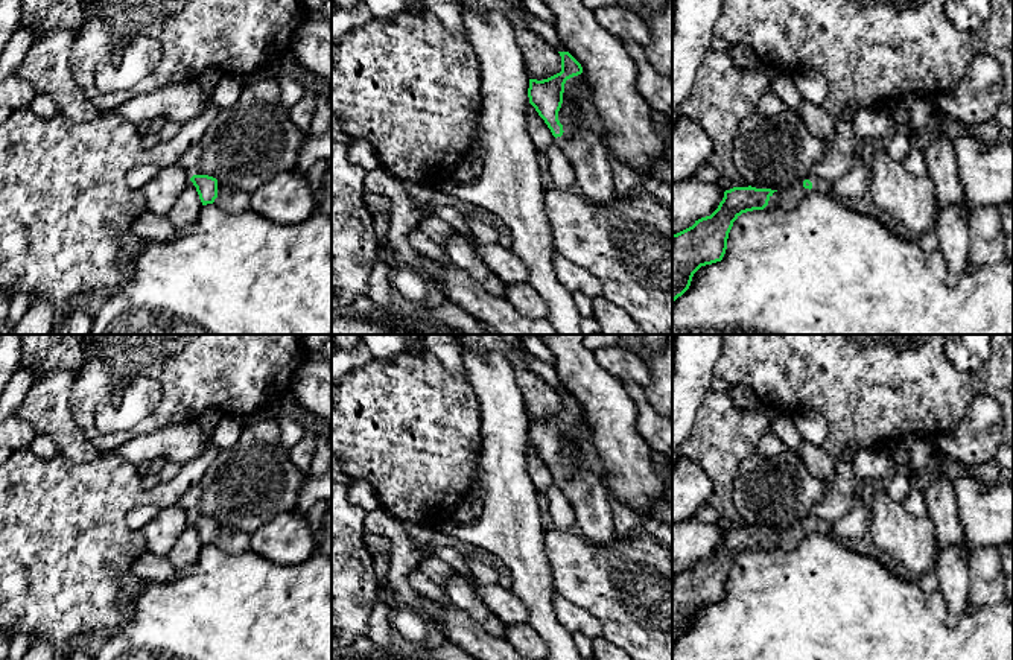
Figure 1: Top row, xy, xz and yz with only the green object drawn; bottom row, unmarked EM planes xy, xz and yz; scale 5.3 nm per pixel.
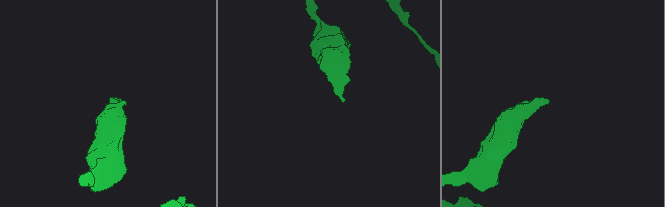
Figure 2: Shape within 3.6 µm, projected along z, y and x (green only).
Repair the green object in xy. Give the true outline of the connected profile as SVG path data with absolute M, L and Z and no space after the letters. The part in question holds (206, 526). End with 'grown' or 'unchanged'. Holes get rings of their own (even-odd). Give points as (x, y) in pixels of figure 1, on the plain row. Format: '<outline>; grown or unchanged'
M193 516L190 522L196 528L202 546L214 544L231 555L251 551L251 534L227 526L208 516Z; grown

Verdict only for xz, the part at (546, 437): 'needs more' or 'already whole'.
needs more

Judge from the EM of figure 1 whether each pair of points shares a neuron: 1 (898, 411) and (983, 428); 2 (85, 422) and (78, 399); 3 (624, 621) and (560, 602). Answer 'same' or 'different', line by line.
1: different
2: same
3: different

